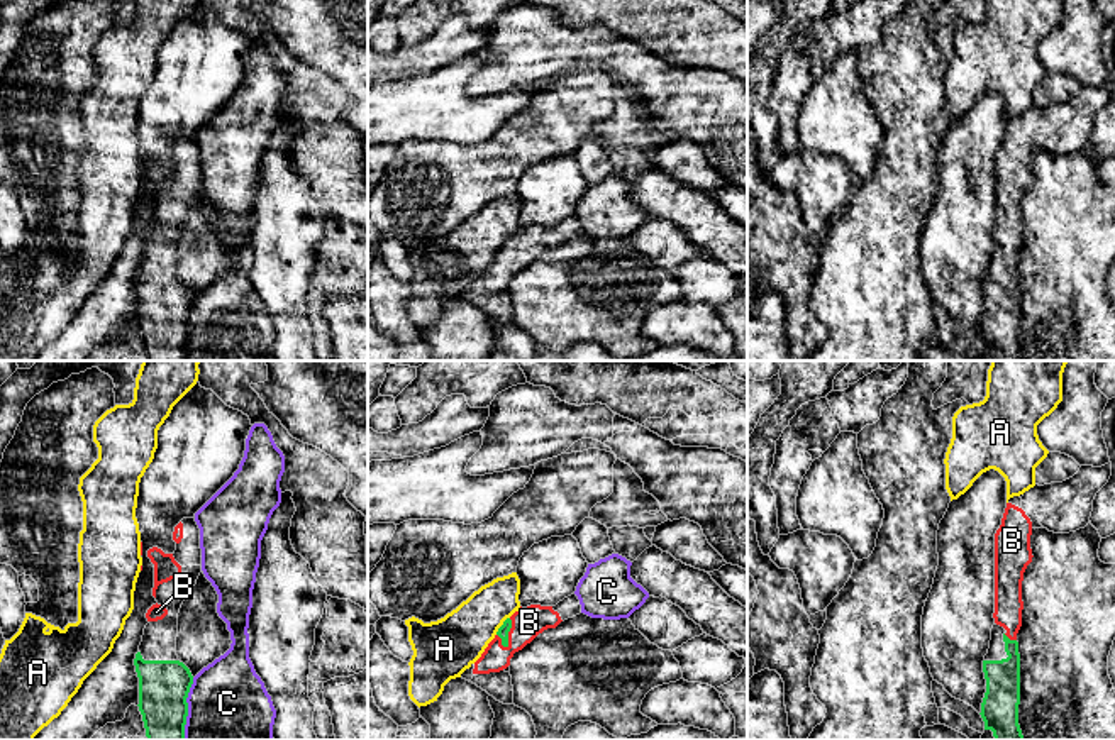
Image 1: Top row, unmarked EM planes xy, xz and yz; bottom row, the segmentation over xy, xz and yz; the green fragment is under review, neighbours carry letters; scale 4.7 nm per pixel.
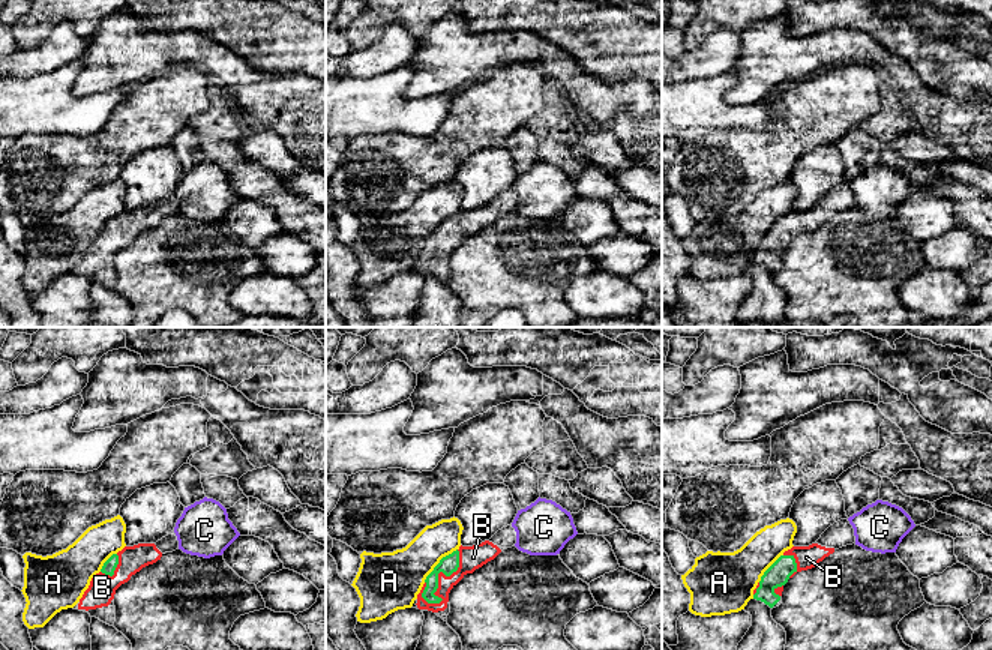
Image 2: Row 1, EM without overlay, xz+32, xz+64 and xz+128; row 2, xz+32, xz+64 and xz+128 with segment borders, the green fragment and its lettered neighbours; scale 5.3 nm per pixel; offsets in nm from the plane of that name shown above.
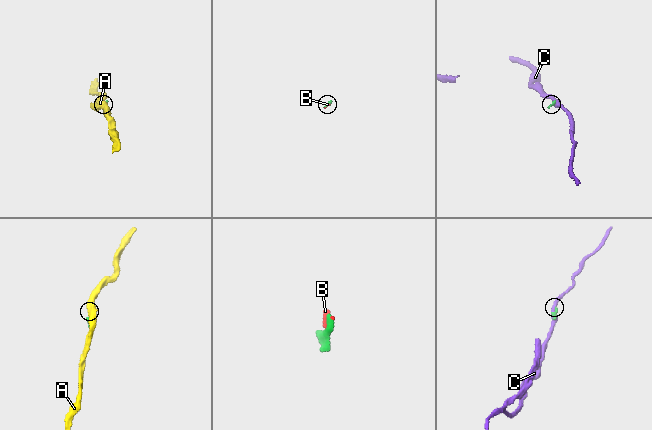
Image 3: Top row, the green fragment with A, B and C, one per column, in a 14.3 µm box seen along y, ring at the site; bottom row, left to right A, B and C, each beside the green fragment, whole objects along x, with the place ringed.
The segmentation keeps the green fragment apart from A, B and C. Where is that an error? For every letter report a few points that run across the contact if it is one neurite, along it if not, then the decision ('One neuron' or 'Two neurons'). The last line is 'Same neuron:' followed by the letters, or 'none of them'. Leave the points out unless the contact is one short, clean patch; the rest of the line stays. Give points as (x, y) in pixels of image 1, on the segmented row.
A: Two neurons
B: One neuron
C: Two neurons
Same neuron: B

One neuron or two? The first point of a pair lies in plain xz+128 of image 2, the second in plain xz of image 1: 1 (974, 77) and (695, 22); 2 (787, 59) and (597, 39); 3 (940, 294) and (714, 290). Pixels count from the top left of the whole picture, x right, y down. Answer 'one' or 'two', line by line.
1: one
2: one
3: two

